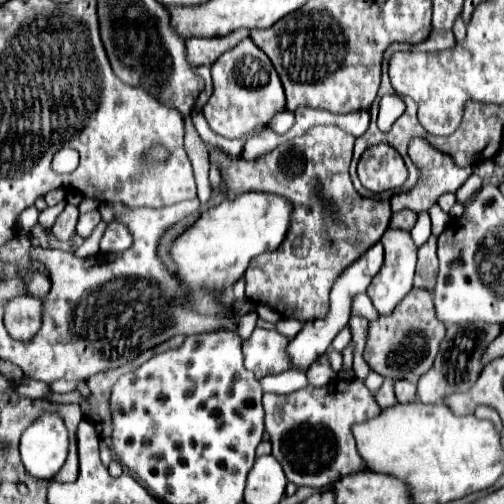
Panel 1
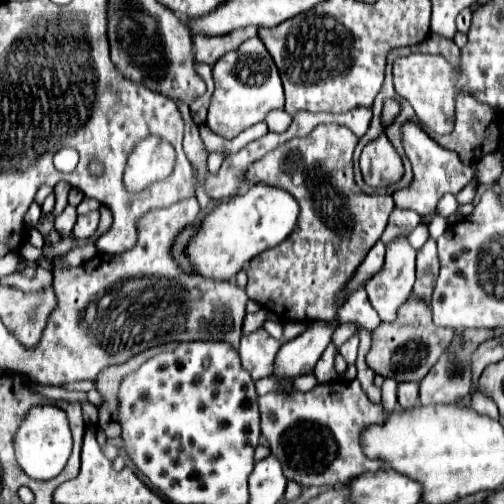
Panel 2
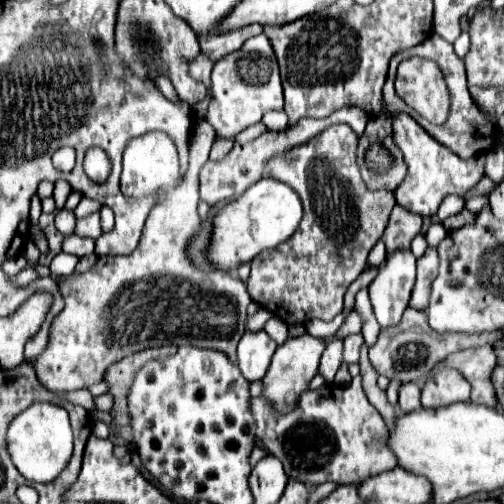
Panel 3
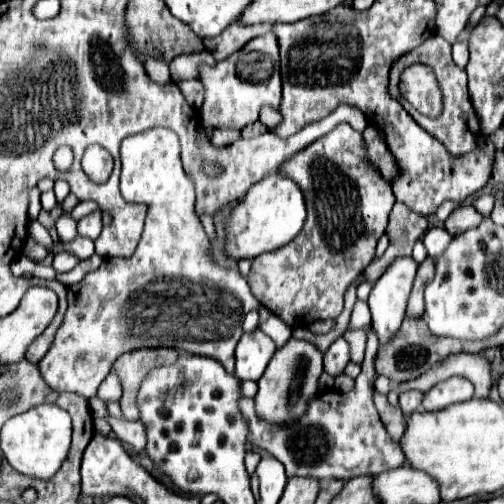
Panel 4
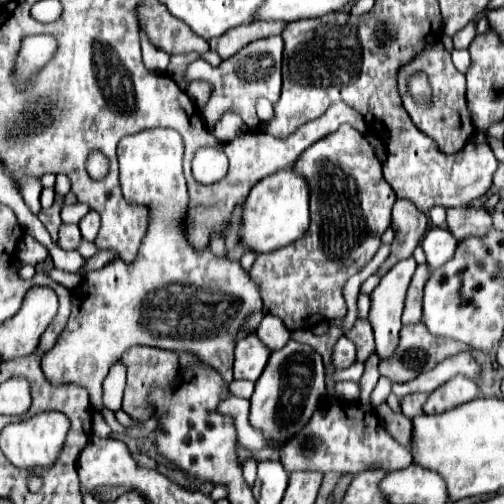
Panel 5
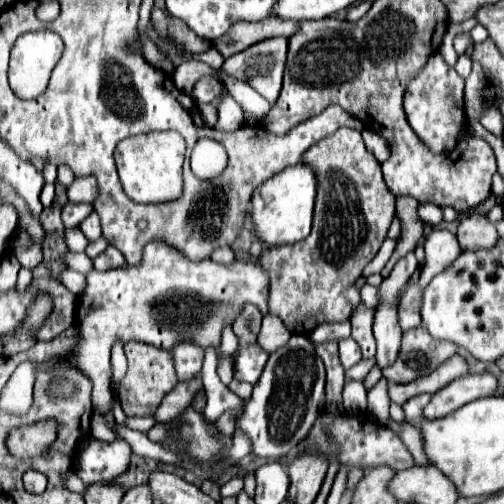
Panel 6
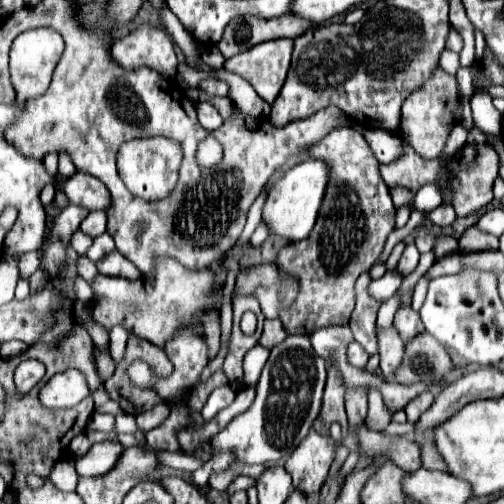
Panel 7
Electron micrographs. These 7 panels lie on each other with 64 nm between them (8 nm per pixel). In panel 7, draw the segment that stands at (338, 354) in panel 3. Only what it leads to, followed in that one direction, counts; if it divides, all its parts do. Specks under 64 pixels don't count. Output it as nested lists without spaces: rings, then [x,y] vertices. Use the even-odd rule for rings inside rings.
[[[350,342],[346,346],[346,356],[348,356],[348,364],[362,368],[368,362],[368,354],[364,352],[364,348],[358,342]]]

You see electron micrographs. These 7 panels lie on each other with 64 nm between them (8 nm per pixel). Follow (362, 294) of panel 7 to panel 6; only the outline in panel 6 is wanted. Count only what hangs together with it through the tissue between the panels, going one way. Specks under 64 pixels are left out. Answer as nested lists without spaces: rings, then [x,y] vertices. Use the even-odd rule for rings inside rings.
[[[362,304],[358,306],[358,312],[354,312],[352,316],[352,338],[360,344],[364,360],[374,358],[376,354],[376,340],[372,336],[372,318],[374,310],[364,308]]]

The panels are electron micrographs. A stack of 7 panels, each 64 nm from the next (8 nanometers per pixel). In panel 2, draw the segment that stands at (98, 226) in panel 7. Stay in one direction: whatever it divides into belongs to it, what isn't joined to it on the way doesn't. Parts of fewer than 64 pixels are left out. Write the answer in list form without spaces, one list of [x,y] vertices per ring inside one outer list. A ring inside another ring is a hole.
[[[90,212],[84,216],[78,216],[78,222],[74,226],[74,236],[76,238],[90,238],[96,234],[100,222],[100,212]]]

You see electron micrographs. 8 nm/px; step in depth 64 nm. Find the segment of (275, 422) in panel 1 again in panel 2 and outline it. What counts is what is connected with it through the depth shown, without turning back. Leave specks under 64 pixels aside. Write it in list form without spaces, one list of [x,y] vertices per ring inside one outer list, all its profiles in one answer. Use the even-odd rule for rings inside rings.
[[[332,380],[308,392],[278,392],[260,396],[262,434],[280,460],[288,480],[306,486],[344,486],[352,478],[380,470],[380,460],[368,460],[360,448],[360,434],[370,424],[382,424],[384,410],[364,394],[358,380]]]

